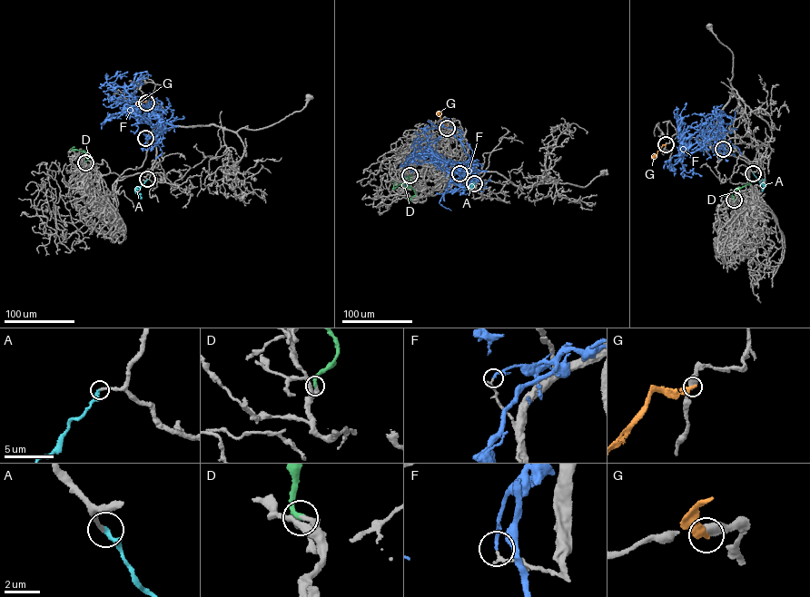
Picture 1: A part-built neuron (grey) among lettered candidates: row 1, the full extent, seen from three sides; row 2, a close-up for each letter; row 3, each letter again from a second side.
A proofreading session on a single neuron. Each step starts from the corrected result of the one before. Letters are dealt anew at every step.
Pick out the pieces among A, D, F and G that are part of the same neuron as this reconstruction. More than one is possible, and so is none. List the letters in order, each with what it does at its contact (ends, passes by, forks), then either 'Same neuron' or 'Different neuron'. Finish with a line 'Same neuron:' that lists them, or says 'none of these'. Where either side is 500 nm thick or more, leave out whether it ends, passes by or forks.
A: It ends there. Same neuron
D: It ends there. Same neuron
F: It ends there. Different neuron
G: Different neuron
Same neuron: A, D

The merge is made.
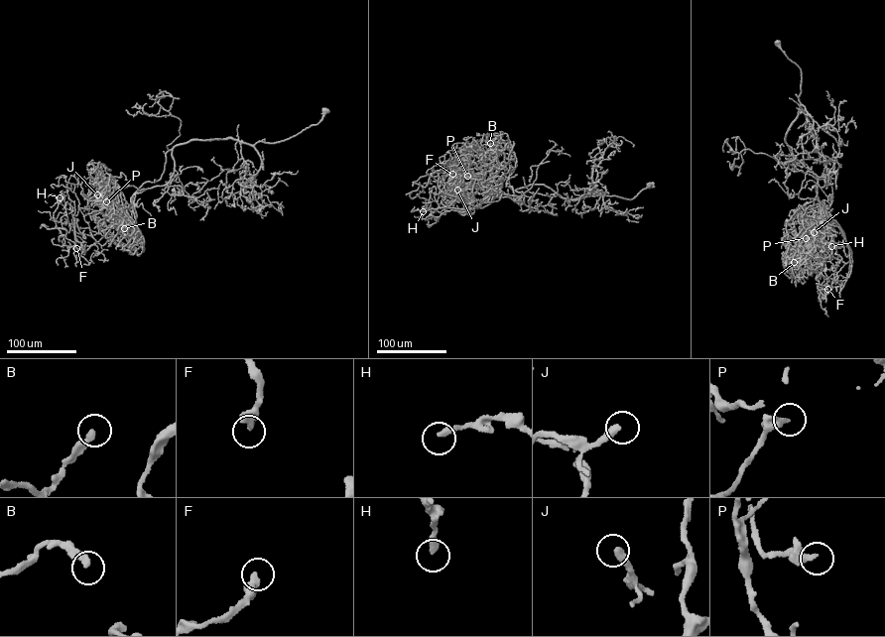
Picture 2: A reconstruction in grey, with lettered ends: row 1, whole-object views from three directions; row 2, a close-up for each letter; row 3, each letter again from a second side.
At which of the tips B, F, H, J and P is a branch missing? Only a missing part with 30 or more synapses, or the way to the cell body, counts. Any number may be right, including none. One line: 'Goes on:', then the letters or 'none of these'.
Goes on: none of these

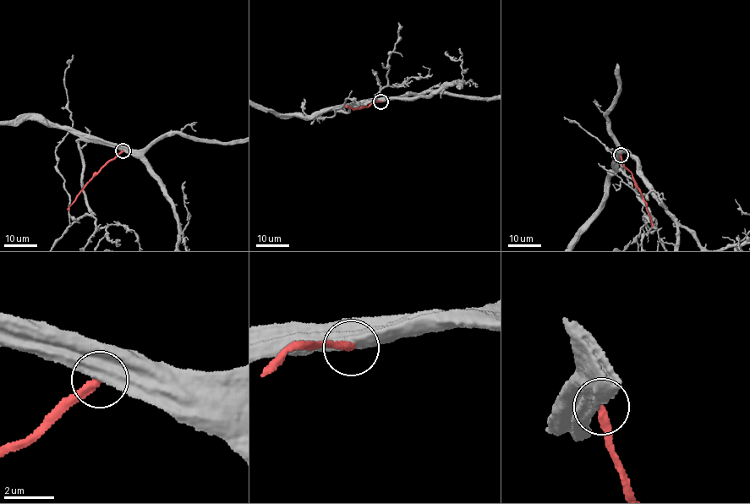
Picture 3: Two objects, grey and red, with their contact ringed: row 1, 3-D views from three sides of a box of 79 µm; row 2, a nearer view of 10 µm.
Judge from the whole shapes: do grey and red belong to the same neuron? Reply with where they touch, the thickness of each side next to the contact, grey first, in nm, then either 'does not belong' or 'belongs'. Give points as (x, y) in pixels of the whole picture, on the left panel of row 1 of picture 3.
place (123, 150); calibres 750 and 280 nm; does not belong

